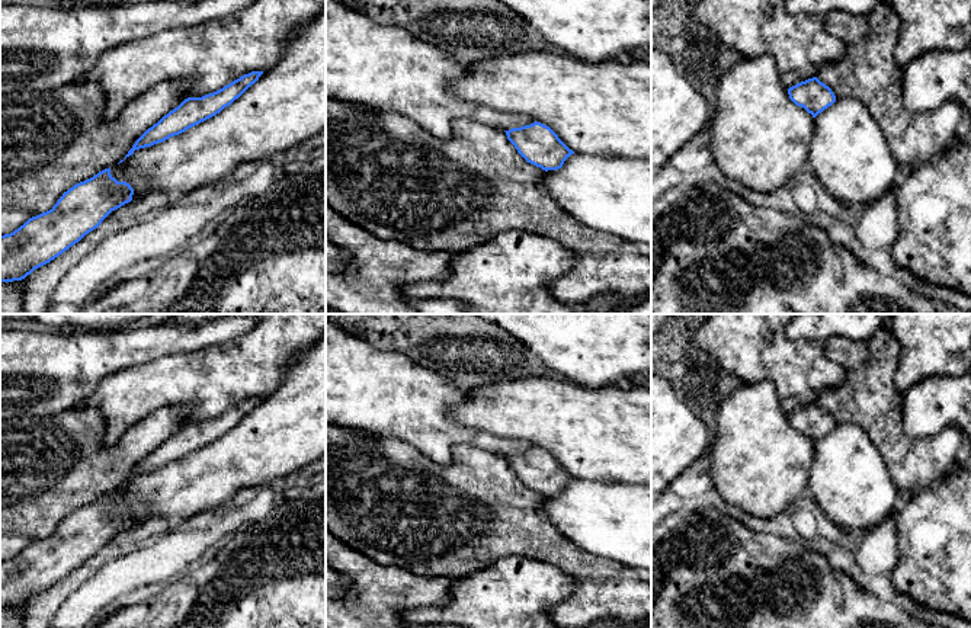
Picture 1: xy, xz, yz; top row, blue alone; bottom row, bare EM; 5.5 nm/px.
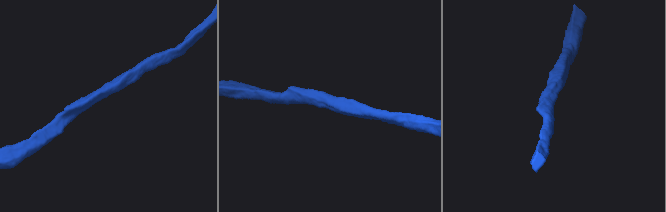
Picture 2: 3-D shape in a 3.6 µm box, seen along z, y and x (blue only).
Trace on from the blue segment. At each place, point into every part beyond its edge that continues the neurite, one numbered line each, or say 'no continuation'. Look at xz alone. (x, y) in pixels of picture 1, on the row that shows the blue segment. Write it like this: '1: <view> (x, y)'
no continuation

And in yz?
no continuation

